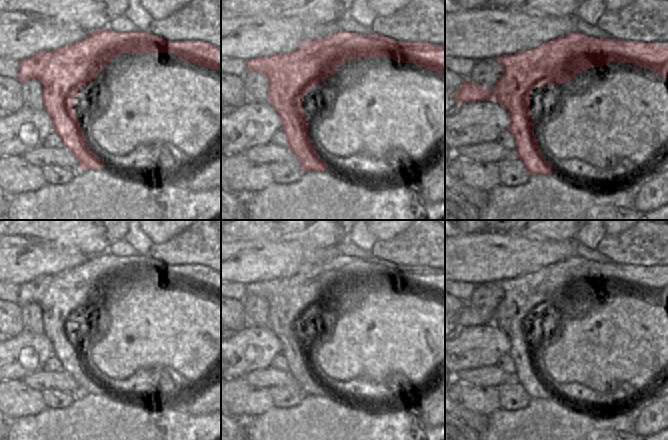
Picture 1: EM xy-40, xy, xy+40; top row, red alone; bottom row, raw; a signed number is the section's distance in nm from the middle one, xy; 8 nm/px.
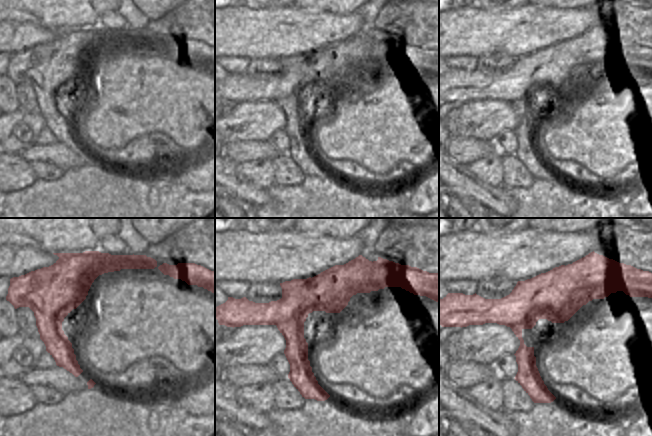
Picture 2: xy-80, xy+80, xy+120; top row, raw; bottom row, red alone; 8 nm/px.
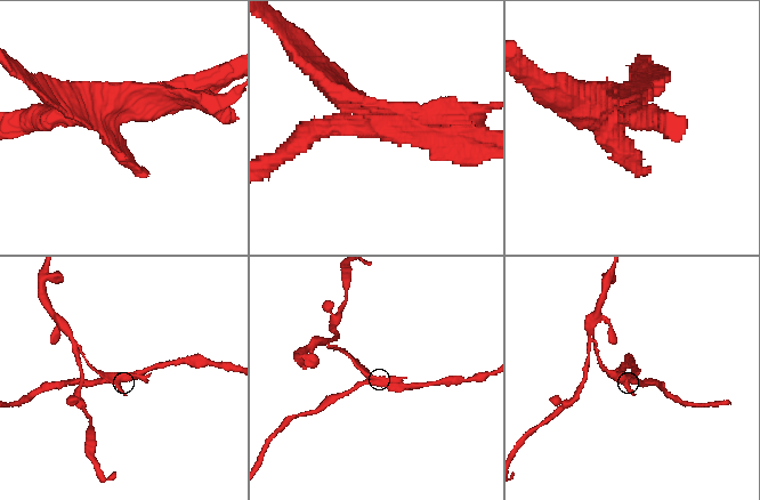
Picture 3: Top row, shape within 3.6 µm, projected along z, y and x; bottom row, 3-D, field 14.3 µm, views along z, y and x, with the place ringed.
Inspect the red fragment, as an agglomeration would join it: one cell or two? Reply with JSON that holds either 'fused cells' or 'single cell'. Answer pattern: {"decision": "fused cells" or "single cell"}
{"decision": "fused cells"}

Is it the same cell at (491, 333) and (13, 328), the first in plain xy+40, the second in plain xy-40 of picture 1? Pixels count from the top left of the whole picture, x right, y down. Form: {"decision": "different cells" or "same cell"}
{"decision": "different cells"}

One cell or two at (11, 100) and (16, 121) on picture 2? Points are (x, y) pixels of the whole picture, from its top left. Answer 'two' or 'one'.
two

